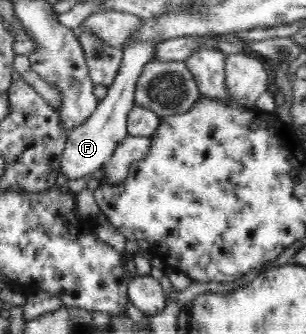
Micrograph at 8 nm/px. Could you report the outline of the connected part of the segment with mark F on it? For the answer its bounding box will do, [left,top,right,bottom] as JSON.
[61,40,156,186]

